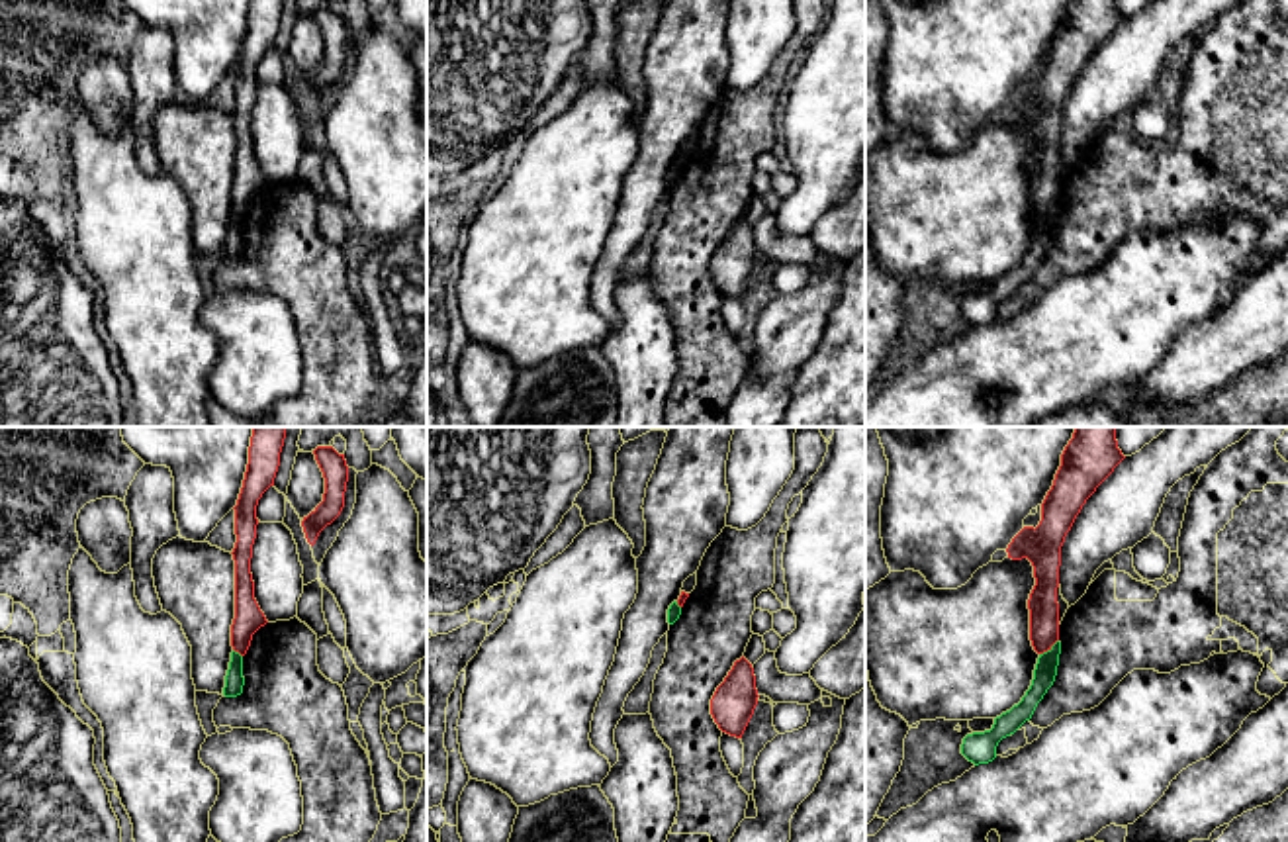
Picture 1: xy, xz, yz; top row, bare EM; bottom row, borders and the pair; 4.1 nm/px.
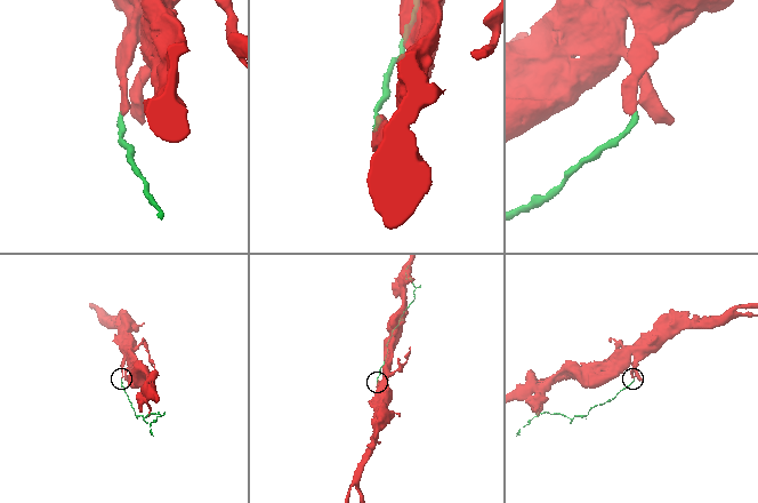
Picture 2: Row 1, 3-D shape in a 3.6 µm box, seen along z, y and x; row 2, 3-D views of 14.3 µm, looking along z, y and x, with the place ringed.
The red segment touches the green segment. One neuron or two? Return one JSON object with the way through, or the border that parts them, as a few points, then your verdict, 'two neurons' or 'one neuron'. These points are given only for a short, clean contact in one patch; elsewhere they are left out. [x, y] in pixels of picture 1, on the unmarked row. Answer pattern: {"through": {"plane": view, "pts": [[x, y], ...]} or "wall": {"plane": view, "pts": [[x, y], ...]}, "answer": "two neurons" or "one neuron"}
{"wall": {"plane": "yz", "pts": [[1058, 200], [1040, 216]]}, "answer": "two neurons"}

